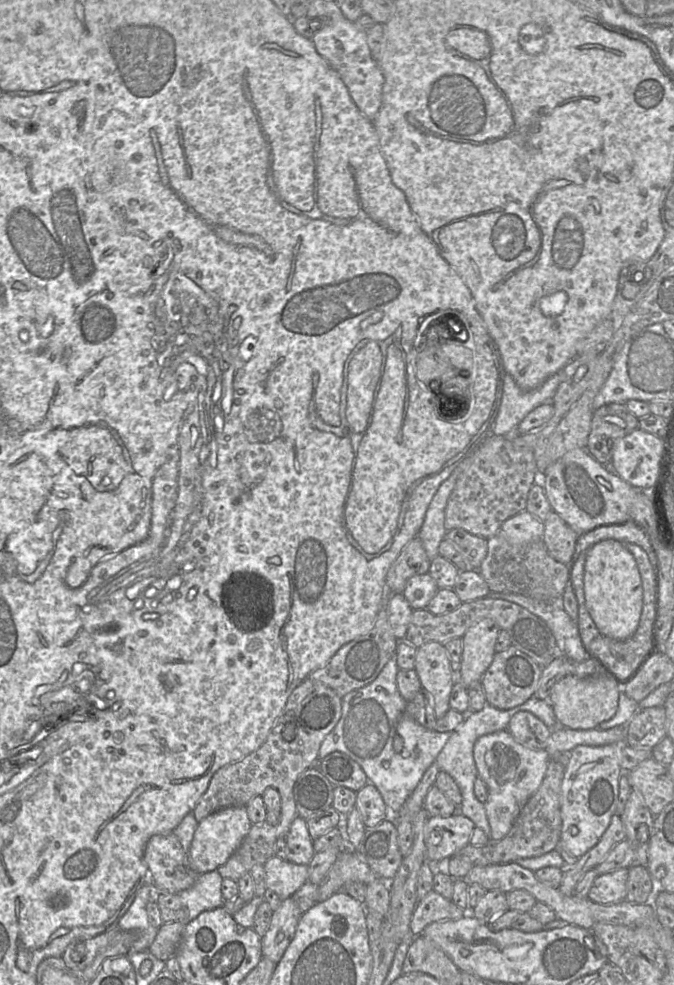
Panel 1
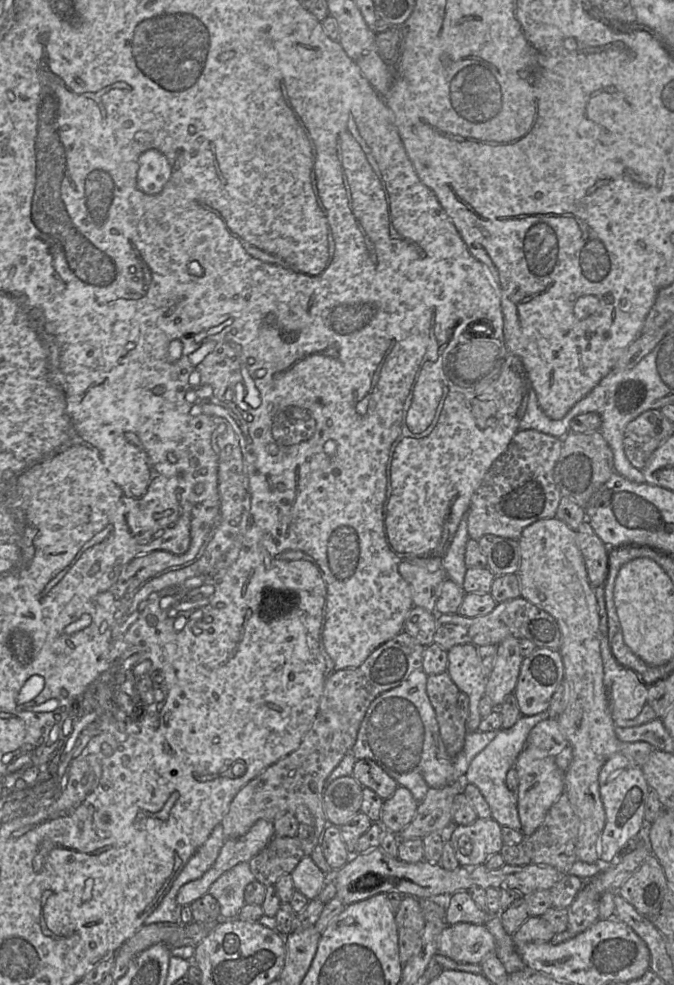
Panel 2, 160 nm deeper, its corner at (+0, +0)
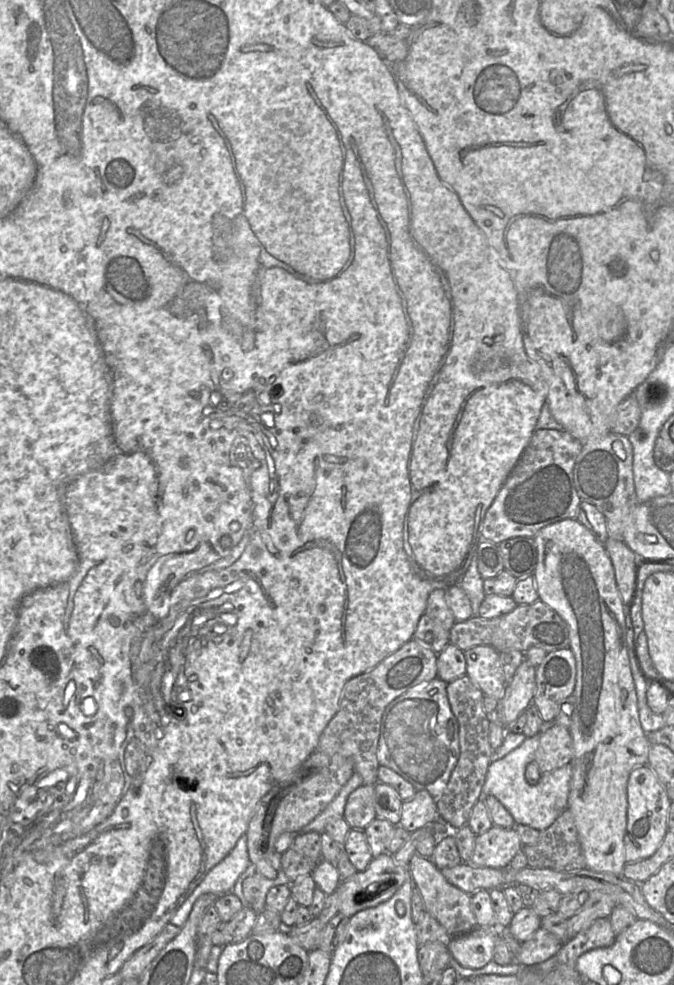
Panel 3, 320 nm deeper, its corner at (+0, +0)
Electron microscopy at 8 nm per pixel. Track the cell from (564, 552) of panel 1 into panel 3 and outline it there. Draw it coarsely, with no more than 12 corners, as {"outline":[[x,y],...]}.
{"outline":[[623,541],[602,543],[619,594],[634,598],[638,570],[650,557],[638,557]]}

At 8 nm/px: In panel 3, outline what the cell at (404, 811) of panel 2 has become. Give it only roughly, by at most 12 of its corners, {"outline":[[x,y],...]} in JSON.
{"outline":[[425,790],[405,800],[398,825],[415,831],[439,820]]}

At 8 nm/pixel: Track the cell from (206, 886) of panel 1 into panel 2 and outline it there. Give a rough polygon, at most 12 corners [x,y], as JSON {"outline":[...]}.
{"outline":[[249,862],[223,873],[209,888],[220,916],[238,918],[245,887],[256,881]]}

